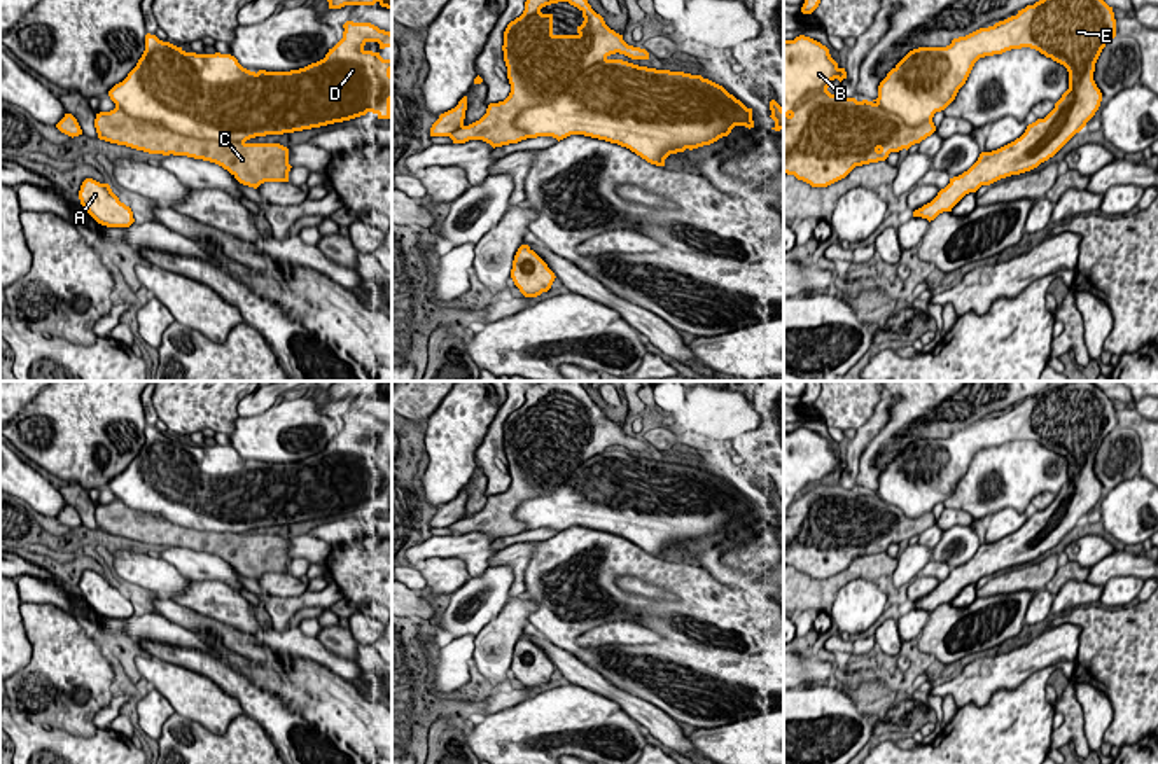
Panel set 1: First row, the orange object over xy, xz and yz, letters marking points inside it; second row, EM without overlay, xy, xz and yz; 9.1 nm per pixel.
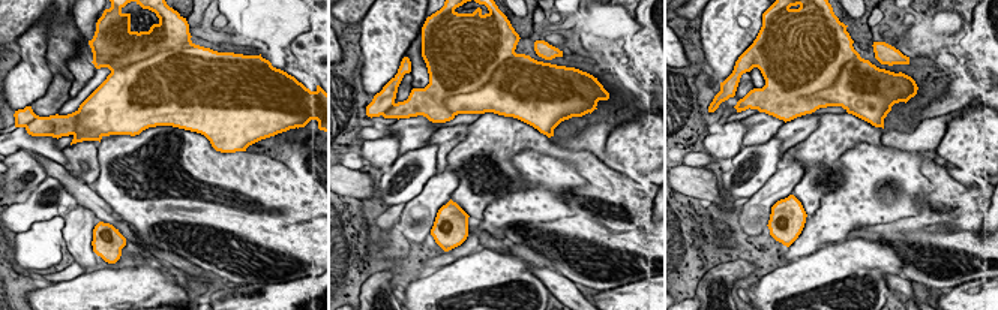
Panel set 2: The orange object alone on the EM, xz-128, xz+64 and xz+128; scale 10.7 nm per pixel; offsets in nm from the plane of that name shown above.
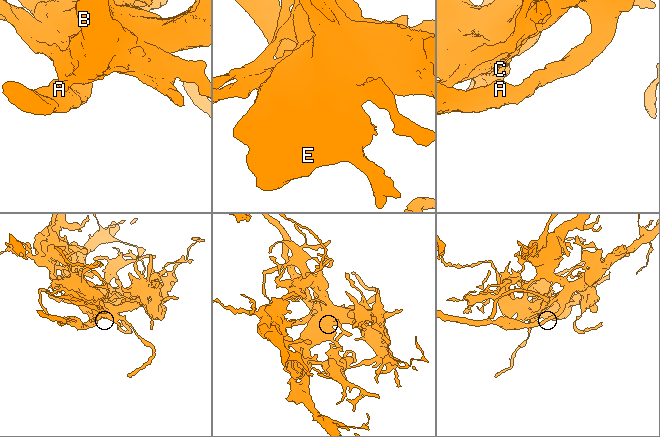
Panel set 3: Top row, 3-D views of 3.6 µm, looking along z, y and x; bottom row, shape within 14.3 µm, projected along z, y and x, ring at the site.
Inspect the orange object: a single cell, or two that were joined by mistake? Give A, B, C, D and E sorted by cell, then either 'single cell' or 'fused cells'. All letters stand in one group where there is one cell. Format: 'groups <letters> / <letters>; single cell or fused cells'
groups A B D E / C; fused cells

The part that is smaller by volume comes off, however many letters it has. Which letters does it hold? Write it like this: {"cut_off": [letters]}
{"cut_off": ["C"]}

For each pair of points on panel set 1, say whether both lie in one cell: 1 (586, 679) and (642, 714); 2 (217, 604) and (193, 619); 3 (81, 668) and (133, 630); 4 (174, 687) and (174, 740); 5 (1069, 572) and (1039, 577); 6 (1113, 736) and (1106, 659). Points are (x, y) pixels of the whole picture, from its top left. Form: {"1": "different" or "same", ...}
{"1": "same", "2": "different", "3": "different", "4": "different", "5": "different", "6": "same"}

